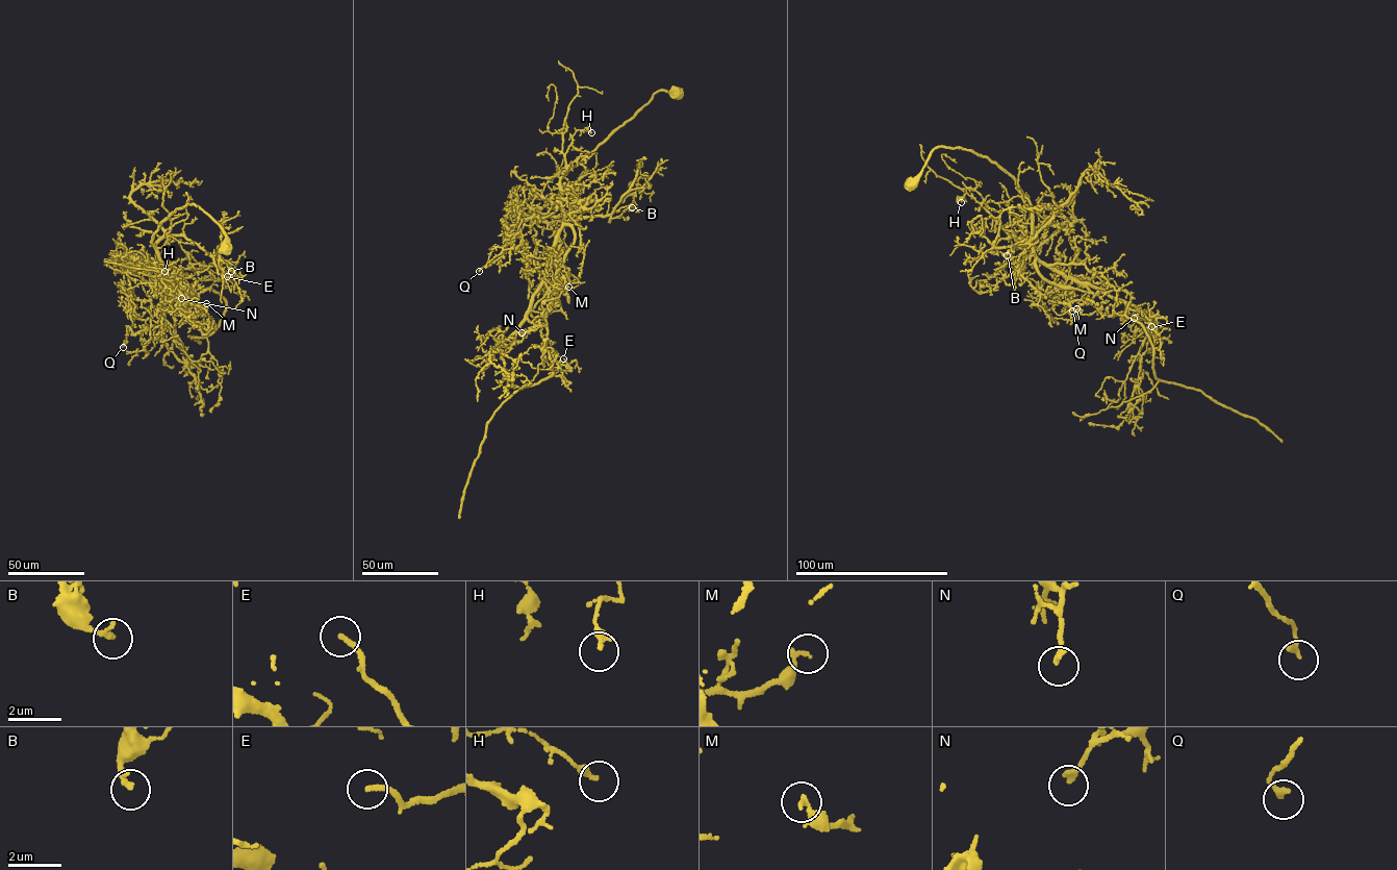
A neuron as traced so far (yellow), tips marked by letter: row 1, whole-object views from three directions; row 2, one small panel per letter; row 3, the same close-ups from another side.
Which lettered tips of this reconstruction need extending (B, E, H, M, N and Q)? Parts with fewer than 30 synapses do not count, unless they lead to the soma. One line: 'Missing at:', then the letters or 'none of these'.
Missing at: N

